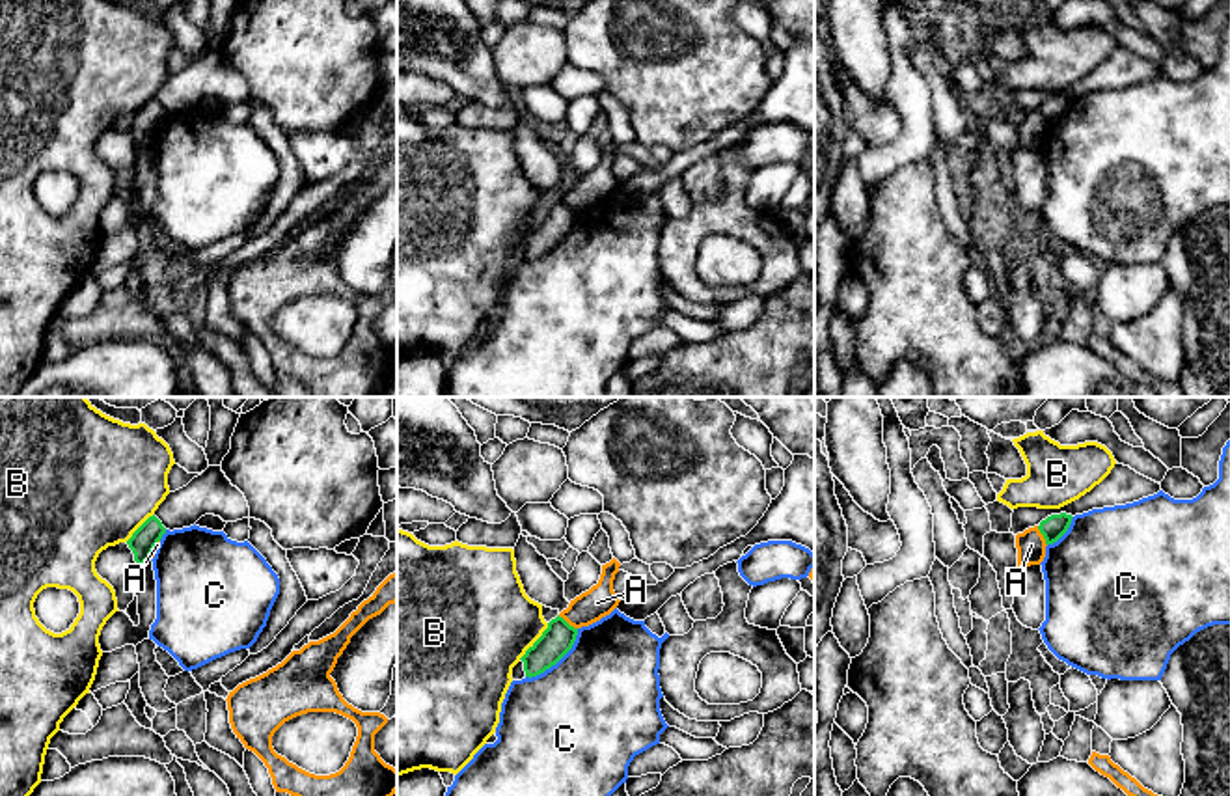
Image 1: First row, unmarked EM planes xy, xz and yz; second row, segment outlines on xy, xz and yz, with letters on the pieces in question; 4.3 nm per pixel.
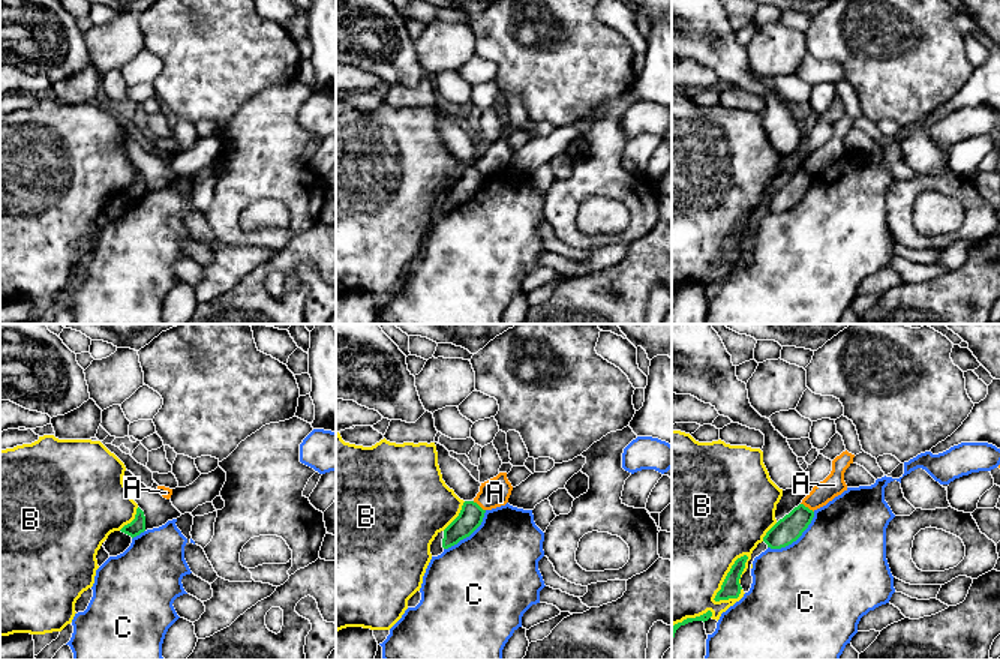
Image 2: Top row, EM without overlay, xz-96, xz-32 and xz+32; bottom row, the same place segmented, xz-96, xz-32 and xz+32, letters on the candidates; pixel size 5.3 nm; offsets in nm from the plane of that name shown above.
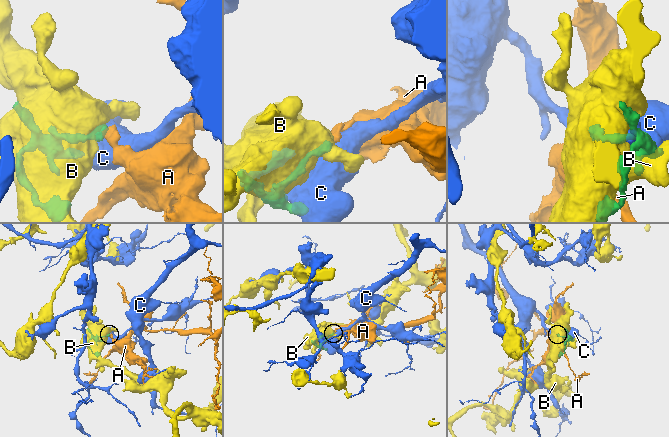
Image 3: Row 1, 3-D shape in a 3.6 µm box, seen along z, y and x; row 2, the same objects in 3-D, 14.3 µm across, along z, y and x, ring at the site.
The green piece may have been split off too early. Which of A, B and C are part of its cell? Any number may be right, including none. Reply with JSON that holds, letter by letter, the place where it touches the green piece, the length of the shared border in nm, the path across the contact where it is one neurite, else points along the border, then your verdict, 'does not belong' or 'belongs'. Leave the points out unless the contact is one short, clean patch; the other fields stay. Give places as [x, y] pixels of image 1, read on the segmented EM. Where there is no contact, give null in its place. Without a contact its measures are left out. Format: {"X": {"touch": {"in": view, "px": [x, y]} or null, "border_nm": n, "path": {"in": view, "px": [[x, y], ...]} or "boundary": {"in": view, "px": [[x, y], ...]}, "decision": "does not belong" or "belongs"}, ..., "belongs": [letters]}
{"A": {"touch": {"in": "xz", "px": [565, 621]}, "border_nm": 110, "boundary": {"in": "xz", "px": [[558, 616], [576, 629]]}, "decision": "does not belong"}, "B": {"touch": {"in": "xz", "px": [535, 642]}, "border_nm": 200, "decision": "does not belong"}, "C": {"touch": {"in": "xz", "px": [558, 660]}, "border_nm": 320, "decision": "does not belong"}, "belongs": []}

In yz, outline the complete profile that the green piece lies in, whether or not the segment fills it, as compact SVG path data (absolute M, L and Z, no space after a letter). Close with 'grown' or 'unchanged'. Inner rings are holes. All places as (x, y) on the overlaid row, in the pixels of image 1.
M1060 513L1042 520L1038 529L1044 535L1046 544L1057 542L1068 531L1072 518L1072 515Z; unchanged

